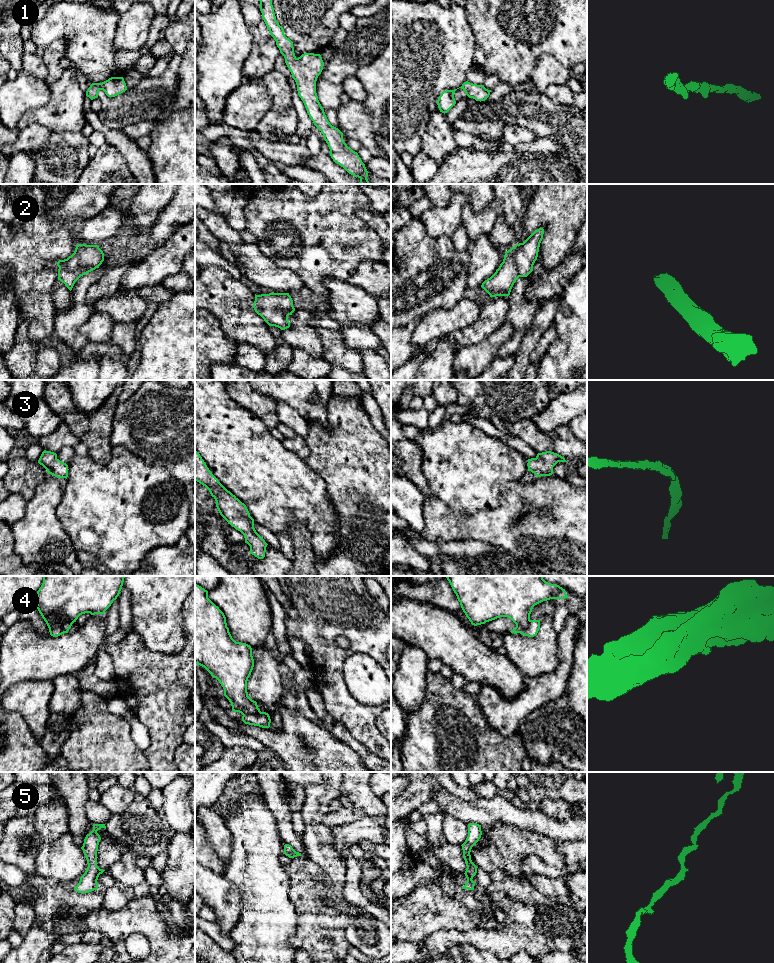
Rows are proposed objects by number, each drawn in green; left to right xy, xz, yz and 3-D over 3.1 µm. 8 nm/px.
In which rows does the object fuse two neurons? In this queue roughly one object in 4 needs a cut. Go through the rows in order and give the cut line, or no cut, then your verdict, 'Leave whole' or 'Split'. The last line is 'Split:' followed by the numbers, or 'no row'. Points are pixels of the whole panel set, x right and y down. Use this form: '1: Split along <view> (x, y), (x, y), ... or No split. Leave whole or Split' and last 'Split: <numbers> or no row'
1: No split. Leave whole
2: No split. Leave whole
3: No split. Leave whole
4: Split along xy (72, 622), (54, 621), (48, 626). Split
5: No split. Leave whole
Split: 4

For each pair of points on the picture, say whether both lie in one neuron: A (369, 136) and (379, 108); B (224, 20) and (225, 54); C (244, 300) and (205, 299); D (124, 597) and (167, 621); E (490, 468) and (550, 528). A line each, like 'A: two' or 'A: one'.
A: two
B: one
C: one
D: two
E: two

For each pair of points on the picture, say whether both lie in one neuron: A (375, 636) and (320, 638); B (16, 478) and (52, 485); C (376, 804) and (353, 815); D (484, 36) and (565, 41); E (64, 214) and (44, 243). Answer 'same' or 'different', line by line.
A: same
B: different
C: different
D: same
E: different

